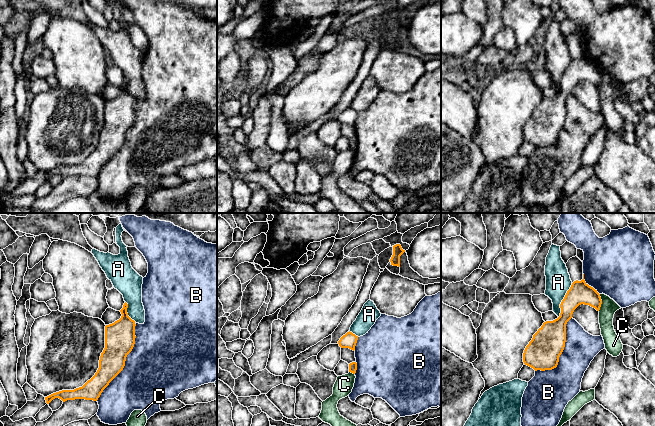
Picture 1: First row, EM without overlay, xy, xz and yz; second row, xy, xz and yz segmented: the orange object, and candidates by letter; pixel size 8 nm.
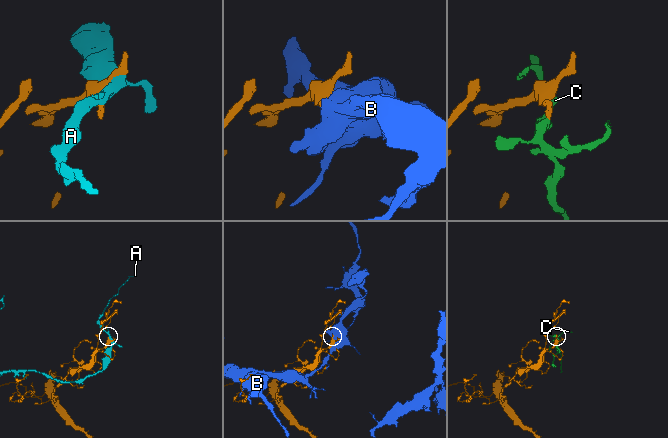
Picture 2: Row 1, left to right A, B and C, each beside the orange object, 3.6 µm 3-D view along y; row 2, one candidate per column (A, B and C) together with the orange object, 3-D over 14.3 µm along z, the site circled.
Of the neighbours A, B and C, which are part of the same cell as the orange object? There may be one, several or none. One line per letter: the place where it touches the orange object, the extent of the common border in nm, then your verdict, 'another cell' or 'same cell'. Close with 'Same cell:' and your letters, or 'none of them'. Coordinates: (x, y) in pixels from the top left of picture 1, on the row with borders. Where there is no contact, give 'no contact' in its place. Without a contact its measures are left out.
A: contact yz (562, 300); length 300 nm; another cell
B: contact xy (125, 360); length 700 nm; another cell
C: contact yz (601, 302); length 140 nm; another cell
Same cell: none of them

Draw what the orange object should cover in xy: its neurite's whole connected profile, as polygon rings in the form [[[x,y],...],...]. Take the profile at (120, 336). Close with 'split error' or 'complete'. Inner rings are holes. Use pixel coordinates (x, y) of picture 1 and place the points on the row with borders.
[[[125,302],[120,310],[122,316],[119,320],[105,326],[105,348],[101,353],[99,368],[95,375],[88,380],[82,387],[74,390],[62,390],[45,397],[49,404],[53,399],[59,398],[63,402],[67,400],[85,399],[97,401],[103,390],[109,383],[123,370],[127,355],[132,351],[135,344],[135,321],[127,313],[128,304]]]; complete

